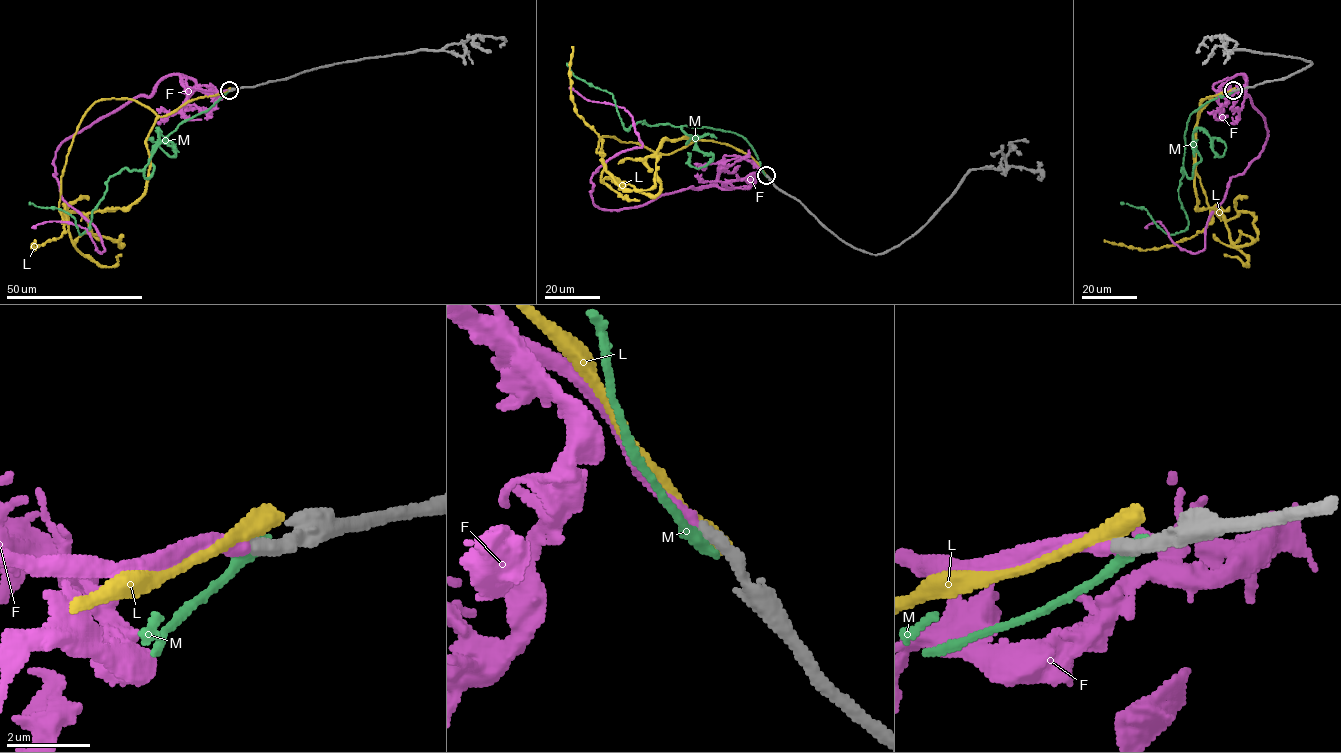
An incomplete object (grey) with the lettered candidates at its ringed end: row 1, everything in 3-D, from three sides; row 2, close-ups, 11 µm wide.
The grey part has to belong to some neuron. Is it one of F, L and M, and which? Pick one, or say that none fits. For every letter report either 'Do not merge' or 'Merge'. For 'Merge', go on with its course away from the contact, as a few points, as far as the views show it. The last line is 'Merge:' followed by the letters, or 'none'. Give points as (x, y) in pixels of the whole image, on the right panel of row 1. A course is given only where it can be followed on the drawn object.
F: Merge. Its course: (1233, 90), (1213, 86), (1242, 74), (1267, 140), (1230, 179), (1205, 246), (1190, 253), (1158, 221), (1144, 228)
L: Do not merge
M: Do not merge
Merge: F

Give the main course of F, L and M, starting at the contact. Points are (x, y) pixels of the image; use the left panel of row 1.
F: (228, 90), (169, 75), (65, 140), (53, 175), (102, 253), (71, 223), (32, 228)
L: (228, 90), (158, 116), (127, 98), (86, 112), (58, 210), (74, 242), (93, 233), (120, 247), (123, 234)
M: (229, 90), (169, 133), (142, 169), (123, 168), (113, 175), (90, 226), (80, 234), (71, 215), (29, 202)

